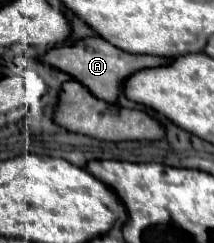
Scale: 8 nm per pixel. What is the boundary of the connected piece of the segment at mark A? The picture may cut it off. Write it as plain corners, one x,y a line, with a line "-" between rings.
89,36
89,38
83,38
83,40
79,40
75,44
69,44
69,46
51,48
45,54
41,54
41,60
45,64
69,74
71,78
81,82
95,98
105,100
109,104
117,102
117,98
121,96
121,80
123,78
135,74
141,68
151,68
151,66
159,66
159,64
169,62
169,60
157,58
157,56
137,56
137,54
123,52
123,50
111,46
109,42
101,40
99,36

